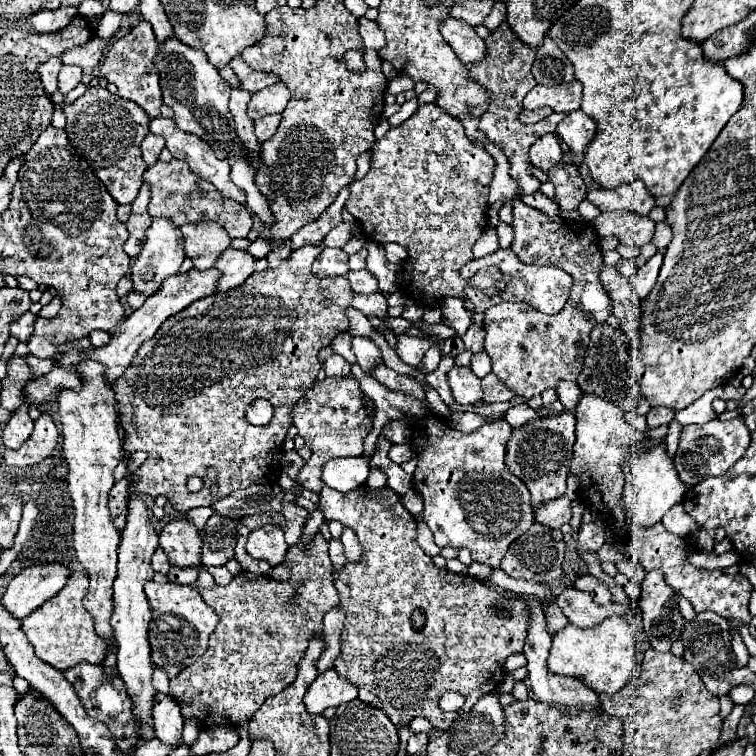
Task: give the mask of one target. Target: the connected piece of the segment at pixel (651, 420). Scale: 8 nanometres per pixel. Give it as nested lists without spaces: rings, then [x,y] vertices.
[[[650,408],[650,412],[646,414],[646,422],[648,428],[656,428],[662,424],[668,424],[674,418],[674,412],[670,412],[668,408]]]

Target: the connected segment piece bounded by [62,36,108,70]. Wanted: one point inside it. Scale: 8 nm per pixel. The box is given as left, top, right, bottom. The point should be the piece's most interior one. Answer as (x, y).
(86, 56)

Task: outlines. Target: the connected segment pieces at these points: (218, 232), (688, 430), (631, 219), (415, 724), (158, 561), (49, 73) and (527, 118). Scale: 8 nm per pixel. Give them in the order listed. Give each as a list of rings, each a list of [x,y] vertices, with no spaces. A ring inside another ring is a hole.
[[[202,222],[182,226],[182,236],[186,240],[186,256],[194,262],[196,270],[206,270],[214,266],[214,260],[228,248],[230,236],[220,224]]]
[[[736,416],[732,420],[716,418],[716,420],[710,420],[710,424],[706,422],[706,424],[684,426],[678,452],[674,456],[674,464],[680,474],[680,480],[688,486],[694,486],[708,476],[722,476],[736,460],[744,456],[748,444],[750,444],[750,432],[742,416]]]
[[[602,212],[592,226],[598,236],[616,236],[624,246],[642,246],[652,240],[654,222],[636,212]]]
[[[414,718],[412,722],[410,722],[410,730],[414,732],[414,734],[432,734],[434,732],[434,726],[428,722],[428,720],[424,720],[424,718]]]
[[[160,546],[156,548],[156,552],[154,552],[154,556],[152,556],[152,568],[154,568],[156,572],[162,572],[162,574],[166,574],[166,572],[172,568],[172,564],[168,562],[166,552],[164,552]]]
[[[50,58],[40,68],[40,80],[48,88],[48,94],[54,94],[58,90],[58,72],[60,72],[60,68],[62,68],[60,58]]]
[[[540,108],[540,110],[522,110],[520,112],[520,122],[522,124],[532,124],[532,122],[538,122],[546,116],[550,116],[554,110],[552,108]]]

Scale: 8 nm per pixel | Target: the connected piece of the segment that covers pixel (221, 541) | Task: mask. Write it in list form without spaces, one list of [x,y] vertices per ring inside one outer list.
[[[210,516],[206,526],[200,530],[202,538],[202,564],[224,566],[234,558],[236,546],[236,522],[228,516]]]

